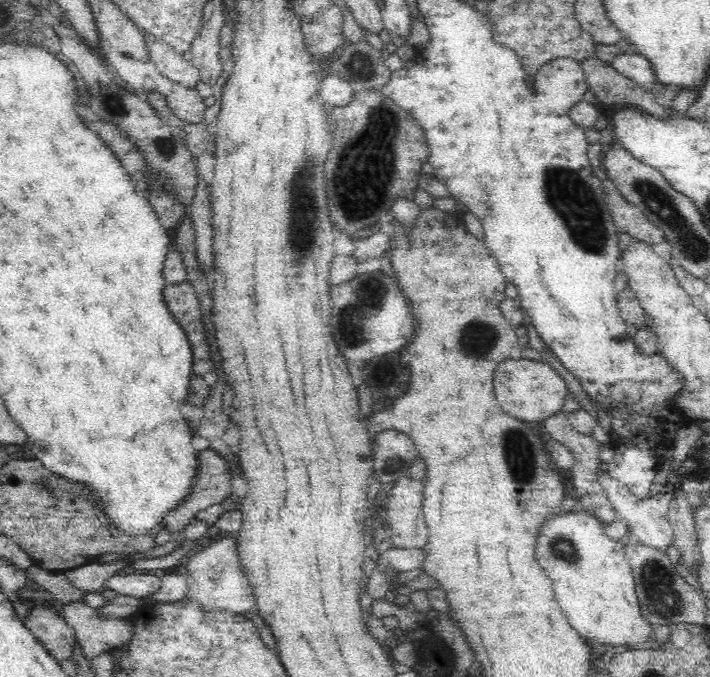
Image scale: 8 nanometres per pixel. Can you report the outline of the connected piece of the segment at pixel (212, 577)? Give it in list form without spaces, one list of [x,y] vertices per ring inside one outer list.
[[[232,537],[218,538],[216,542],[188,558],[187,564],[188,599],[196,601],[204,611],[230,610],[238,615],[255,611],[254,588],[247,578],[248,573],[240,563],[236,543]]]

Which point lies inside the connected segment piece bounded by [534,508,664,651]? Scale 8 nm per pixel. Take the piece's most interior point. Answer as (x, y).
(593, 583)

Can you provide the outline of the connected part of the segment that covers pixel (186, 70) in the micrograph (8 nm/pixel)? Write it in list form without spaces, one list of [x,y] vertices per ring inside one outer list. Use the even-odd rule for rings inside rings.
[[[144,32],[143,35],[154,72],[186,88],[195,89],[201,74],[191,61],[184,59],[167,42],[160,41],[150,33]]]

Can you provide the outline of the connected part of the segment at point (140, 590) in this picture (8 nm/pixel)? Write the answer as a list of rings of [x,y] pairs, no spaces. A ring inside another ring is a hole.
[[[130,574],[128,576],[112,576],[103,590],[112,590],[120,596],[136,599],[150,598],[161,588],[161,579],[152,574]]]

